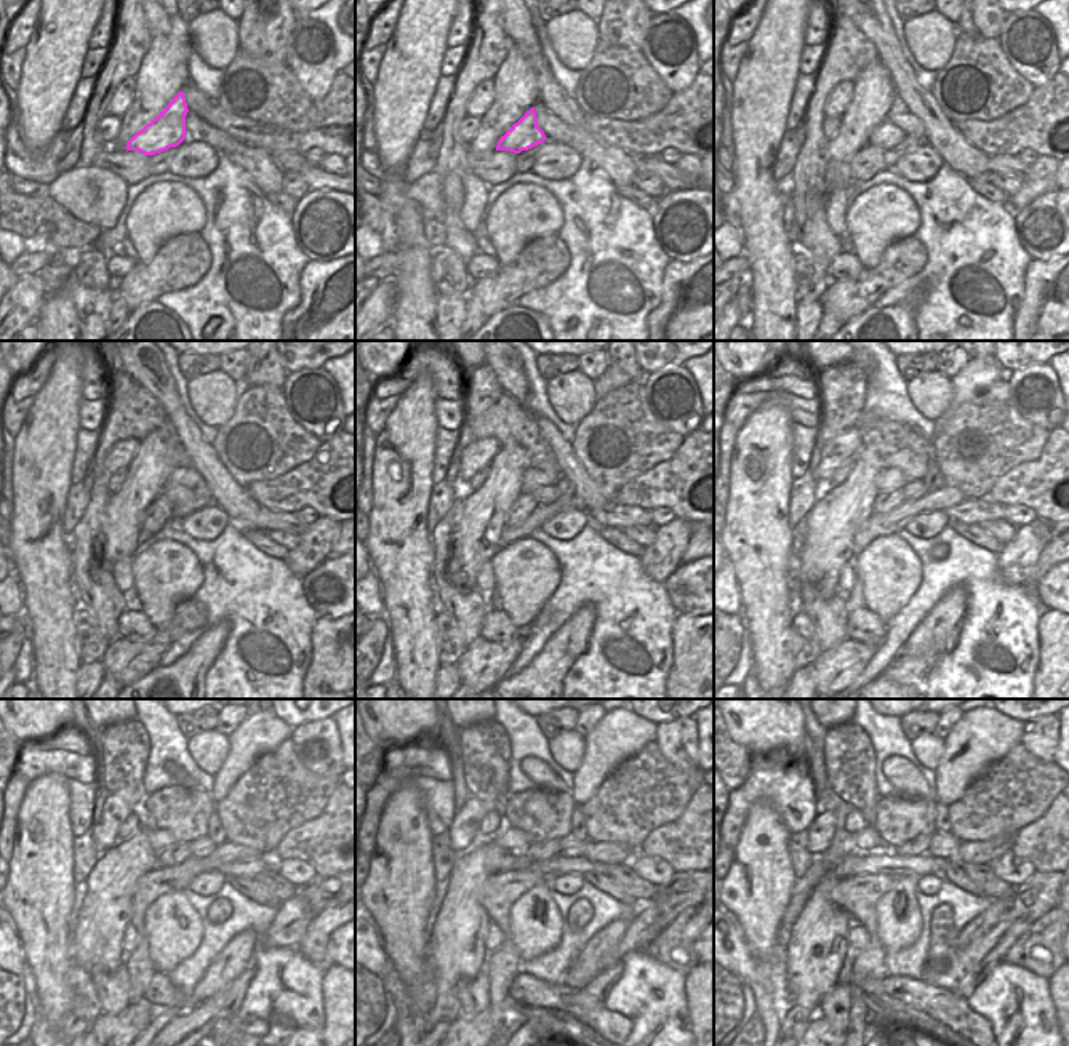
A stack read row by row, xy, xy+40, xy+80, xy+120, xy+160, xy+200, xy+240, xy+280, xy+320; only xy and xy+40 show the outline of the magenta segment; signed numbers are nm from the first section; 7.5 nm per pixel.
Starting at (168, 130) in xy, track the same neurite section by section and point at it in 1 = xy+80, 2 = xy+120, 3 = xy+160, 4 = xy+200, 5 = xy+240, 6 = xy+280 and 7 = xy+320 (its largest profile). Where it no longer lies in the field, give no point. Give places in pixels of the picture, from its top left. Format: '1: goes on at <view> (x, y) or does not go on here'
1: goes on at xy+80 (887, 135)
2: goes on at xy+120 (175, 493)
3: goes on at xy+160 (543, 496)
4: goes on at xy+200 (916, 490)
5: goes on at xy+240 (202, 846)
6: goes on at xy+280 (570, 846)
7: goes on at xy+320 (944, 845)

